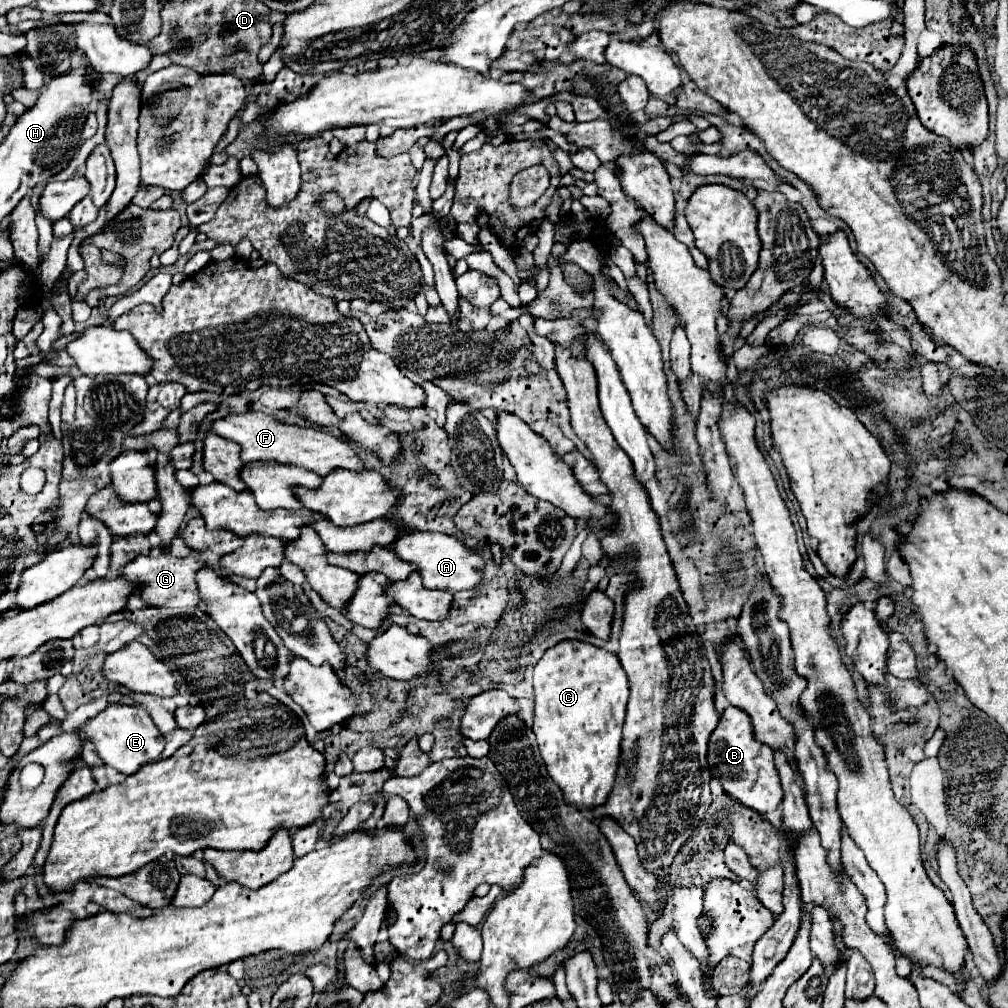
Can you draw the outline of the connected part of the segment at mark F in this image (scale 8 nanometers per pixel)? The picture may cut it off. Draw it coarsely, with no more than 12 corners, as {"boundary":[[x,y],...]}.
{"boundary":[[263,412],[229,414],[211,432],[241,444],[243,462],[321,476],[365,470],[329,432]]}

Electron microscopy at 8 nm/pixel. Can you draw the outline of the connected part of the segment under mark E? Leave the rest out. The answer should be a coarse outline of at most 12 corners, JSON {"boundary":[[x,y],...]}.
{"boundary":[[109,704],[83,740],[135,774],[157,762],[165,738],[143,706]]}

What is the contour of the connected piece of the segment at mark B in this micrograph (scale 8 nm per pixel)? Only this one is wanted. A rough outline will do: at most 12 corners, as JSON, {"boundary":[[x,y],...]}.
{"boundary":[[733,706],[709,738],[723,790],[767,814],[783,802],[773,750]]}

